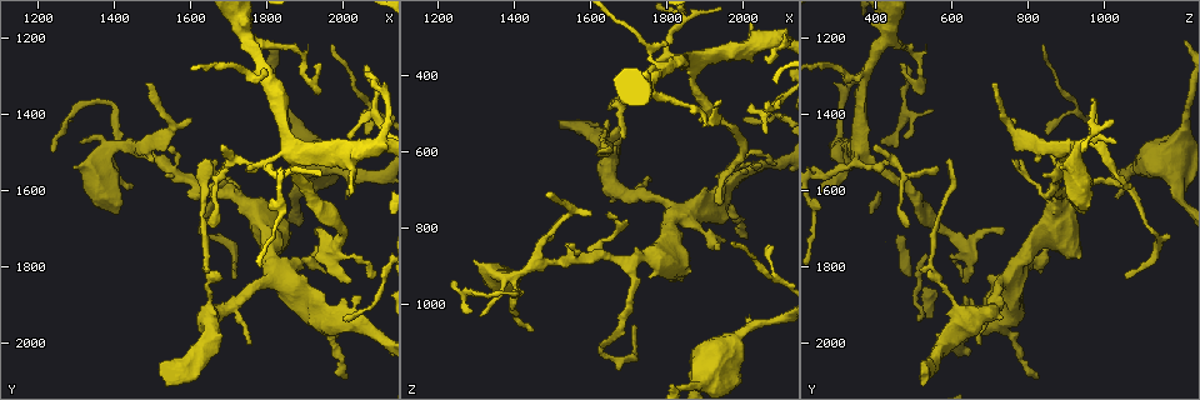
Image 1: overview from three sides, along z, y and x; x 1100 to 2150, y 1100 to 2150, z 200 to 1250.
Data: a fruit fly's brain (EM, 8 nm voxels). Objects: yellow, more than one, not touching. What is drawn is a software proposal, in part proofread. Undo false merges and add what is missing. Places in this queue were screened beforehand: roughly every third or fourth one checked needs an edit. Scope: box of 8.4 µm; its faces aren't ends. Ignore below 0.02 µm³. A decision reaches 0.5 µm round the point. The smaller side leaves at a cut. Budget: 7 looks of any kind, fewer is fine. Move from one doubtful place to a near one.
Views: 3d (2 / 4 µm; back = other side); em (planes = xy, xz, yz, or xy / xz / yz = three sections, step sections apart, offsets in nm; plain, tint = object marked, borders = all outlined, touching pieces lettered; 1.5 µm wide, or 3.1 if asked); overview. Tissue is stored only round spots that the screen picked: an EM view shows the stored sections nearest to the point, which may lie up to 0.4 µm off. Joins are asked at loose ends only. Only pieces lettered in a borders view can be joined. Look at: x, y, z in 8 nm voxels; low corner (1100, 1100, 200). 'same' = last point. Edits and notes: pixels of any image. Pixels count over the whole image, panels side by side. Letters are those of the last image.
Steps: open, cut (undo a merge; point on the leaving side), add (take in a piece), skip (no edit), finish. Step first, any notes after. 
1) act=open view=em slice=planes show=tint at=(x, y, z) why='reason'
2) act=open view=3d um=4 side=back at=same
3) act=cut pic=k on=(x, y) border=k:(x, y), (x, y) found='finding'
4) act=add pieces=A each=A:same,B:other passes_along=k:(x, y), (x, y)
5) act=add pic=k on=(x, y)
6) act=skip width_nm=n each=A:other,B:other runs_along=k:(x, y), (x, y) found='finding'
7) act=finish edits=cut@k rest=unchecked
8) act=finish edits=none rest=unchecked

act=open view=3d um=4 side=back at=(1820, 1810, 760) why='four-way junction'

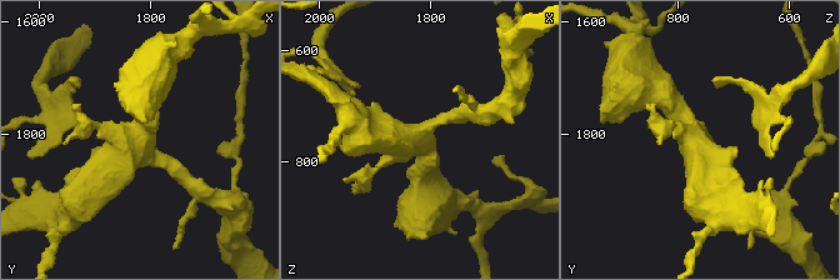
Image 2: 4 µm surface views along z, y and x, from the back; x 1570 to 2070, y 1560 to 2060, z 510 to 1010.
act=open view=em slice=planes show=borders at=(1825, 1820, 760) why='shape alone is not enough'

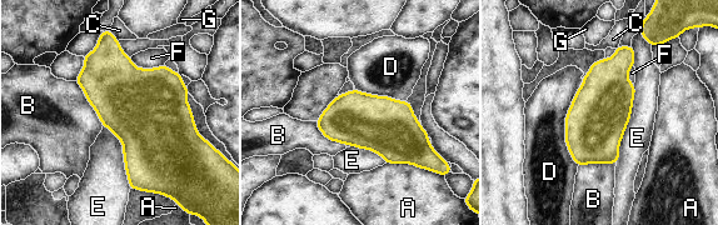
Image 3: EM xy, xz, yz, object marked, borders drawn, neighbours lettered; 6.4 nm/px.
act=skip each=A:other,B:other,C:other,D:other,E:other,F:other,G:other border=3:(75, 80), (103, 125) found='all the same neuron'

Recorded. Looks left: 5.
act=open view=3d um=4 side=back at=(2020, 1615, 1025) why='free end'

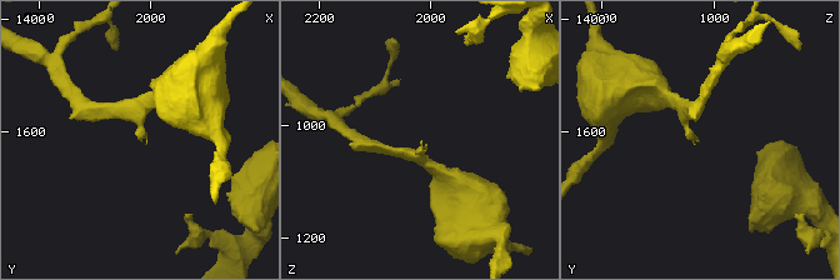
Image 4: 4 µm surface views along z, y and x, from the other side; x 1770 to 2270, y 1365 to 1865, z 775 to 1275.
act=open view=em slice=planes show=borders at=(2015, 1615, 1025) why='now the EM'

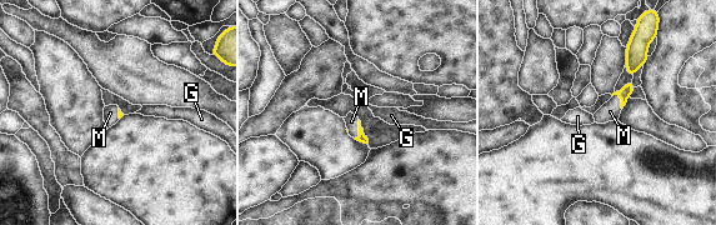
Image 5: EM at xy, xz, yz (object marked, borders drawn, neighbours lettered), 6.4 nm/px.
act=add pieces=M each=G:other,M:same passes_along=5:(361, 138), (359, 130), (351, 121) found='the neuron continues'

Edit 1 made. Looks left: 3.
act=open view=overview

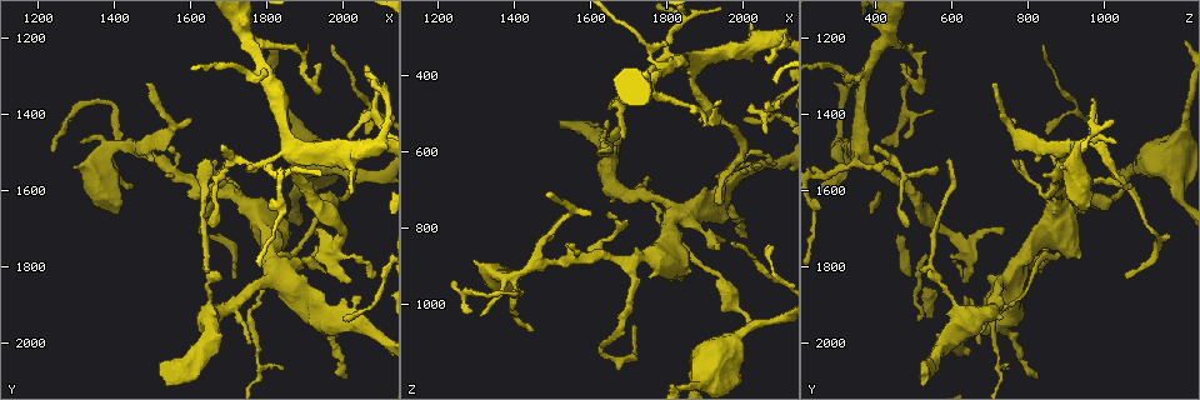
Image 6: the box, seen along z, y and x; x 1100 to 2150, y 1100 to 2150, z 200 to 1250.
act=open view=em slice=planes show=tint at=(1390, 1375, 970) why='abrupt turn'

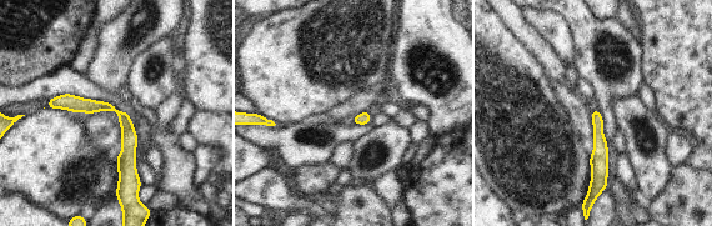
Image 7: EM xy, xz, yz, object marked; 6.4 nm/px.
act=open view=em slice=planes show=borders at=same why='see the neighbours'

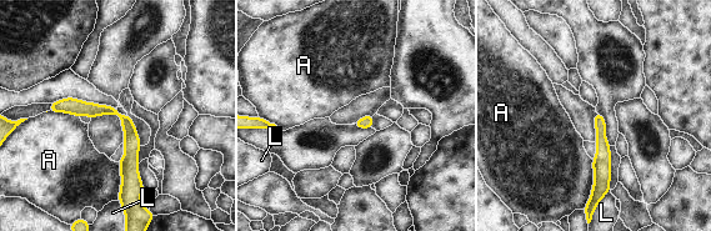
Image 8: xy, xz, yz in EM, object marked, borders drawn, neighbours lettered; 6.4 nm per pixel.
act=skip width_nm=80 each=A:other,L:other border=8:(592, 160), (592, 189), (585, 204) found='continuous, no second neuron'

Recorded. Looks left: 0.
act=finish edits=add@5 rest=unchecked

